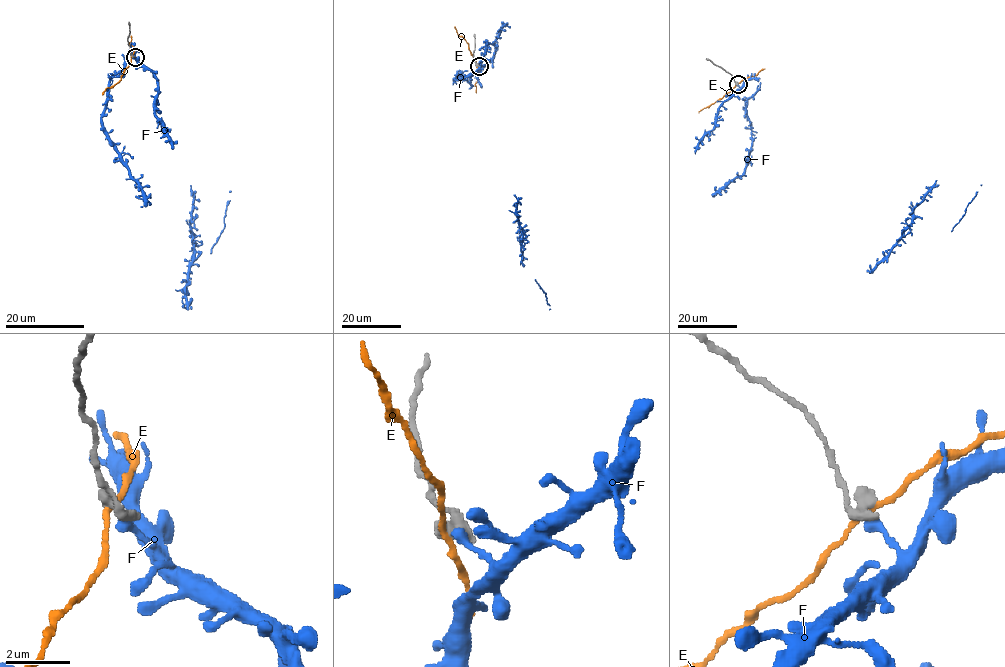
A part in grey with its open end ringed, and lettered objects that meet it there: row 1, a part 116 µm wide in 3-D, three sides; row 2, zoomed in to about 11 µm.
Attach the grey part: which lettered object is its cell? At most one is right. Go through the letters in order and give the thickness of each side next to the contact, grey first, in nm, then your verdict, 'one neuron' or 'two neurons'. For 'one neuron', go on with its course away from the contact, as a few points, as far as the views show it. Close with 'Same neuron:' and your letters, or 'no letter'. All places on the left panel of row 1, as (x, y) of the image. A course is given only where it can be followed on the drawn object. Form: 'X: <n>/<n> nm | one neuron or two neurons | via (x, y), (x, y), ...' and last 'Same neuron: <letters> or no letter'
E: 500/170 nm | two neurons
F: 460/300 nm | two neurons
Same neuron: no letter

